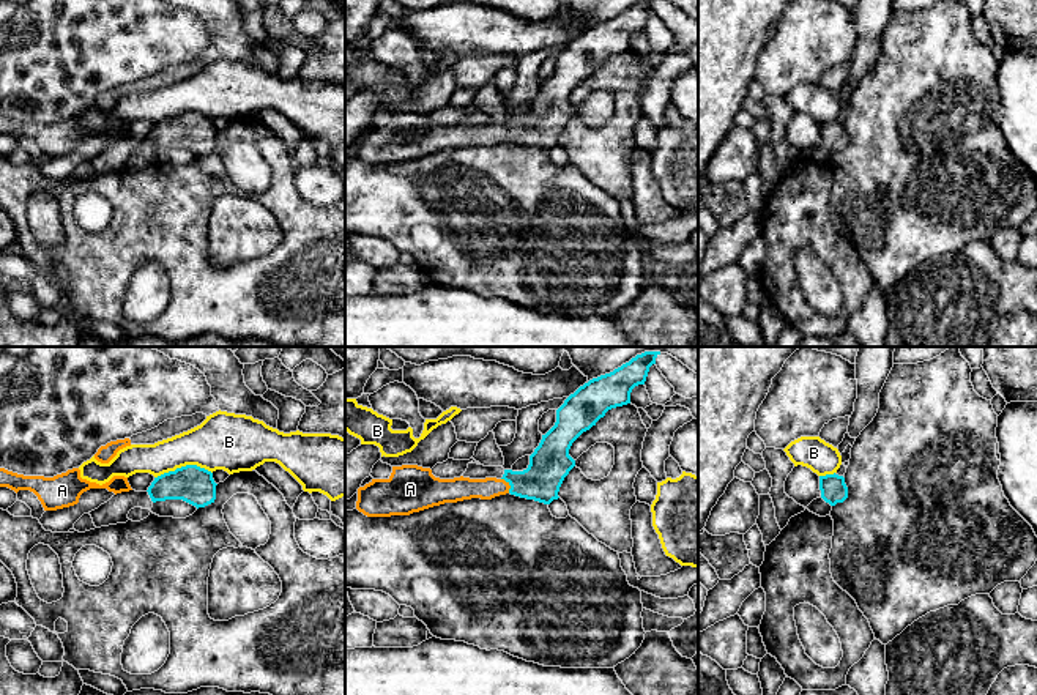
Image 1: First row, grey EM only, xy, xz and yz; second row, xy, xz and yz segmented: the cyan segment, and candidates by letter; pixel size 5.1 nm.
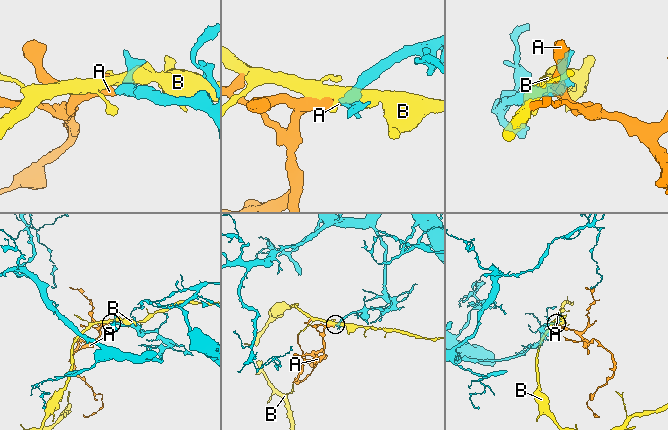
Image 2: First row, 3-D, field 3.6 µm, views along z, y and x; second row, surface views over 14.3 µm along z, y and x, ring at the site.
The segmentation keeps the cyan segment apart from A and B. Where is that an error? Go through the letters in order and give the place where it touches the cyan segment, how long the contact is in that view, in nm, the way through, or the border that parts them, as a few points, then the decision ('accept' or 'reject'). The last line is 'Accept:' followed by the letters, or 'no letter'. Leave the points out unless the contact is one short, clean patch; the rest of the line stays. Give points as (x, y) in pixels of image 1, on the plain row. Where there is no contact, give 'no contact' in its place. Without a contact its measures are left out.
A: xz (509, 131) | 90 nm | across xz (550, 109), (530, 130), (509, 131), (487, 136), (460, 136) | accept
B: xy (183, 114) | 300 nm | reject
Accept: A

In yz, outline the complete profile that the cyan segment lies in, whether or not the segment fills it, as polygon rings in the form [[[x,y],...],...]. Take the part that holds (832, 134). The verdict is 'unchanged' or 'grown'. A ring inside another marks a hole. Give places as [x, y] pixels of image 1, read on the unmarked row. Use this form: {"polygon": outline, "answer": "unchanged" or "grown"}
{"polygon": [[[835,120],[820,123],[820,137],[821,145],[831,153],[843,150],[848,145],[848,134],[845,131],[845,125]]], "answer": "unchanged"}

